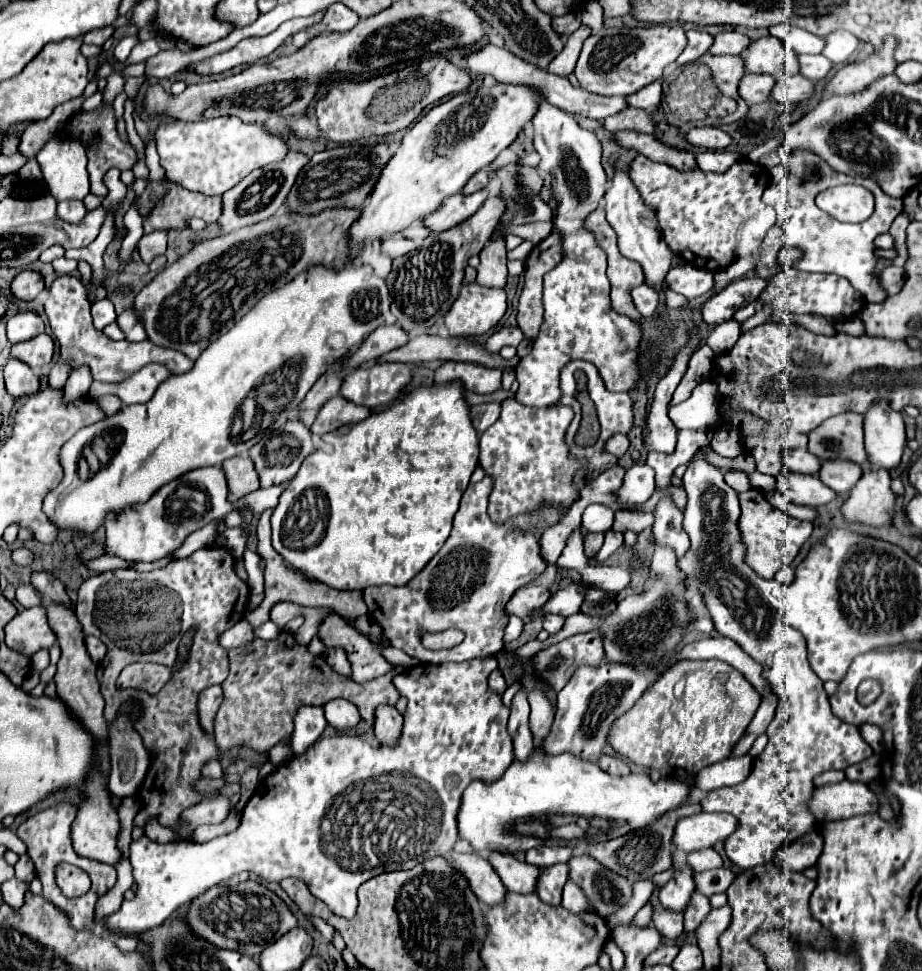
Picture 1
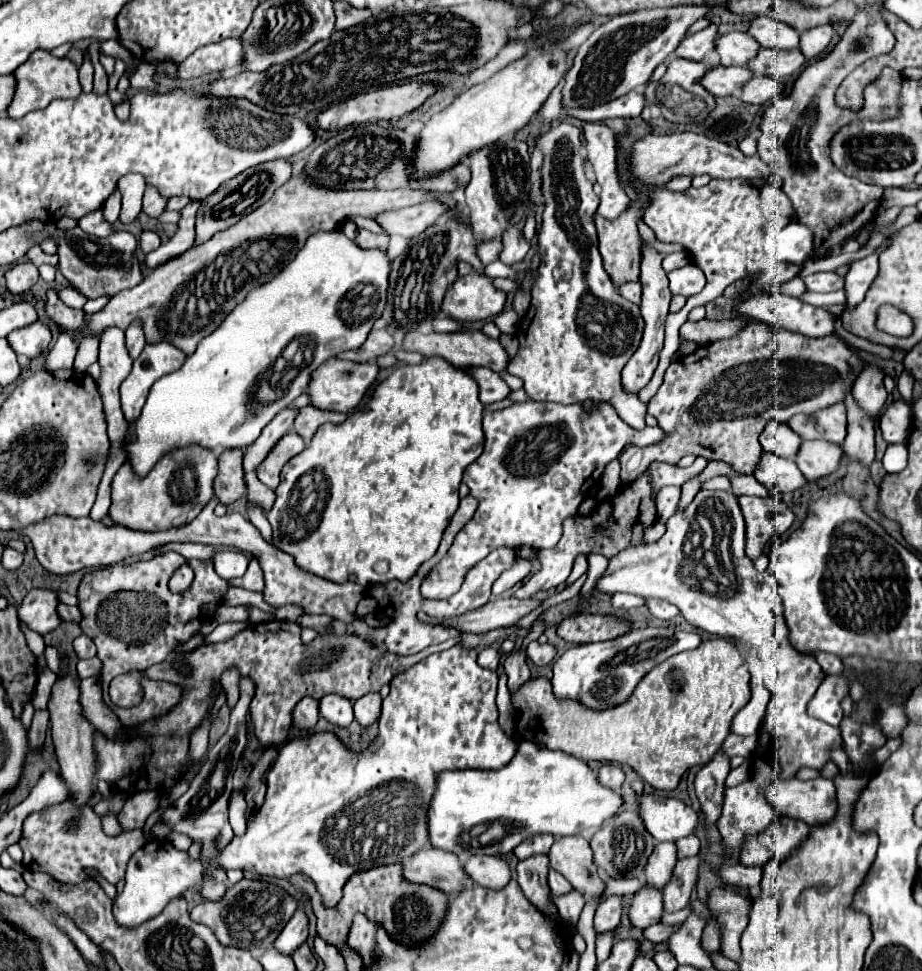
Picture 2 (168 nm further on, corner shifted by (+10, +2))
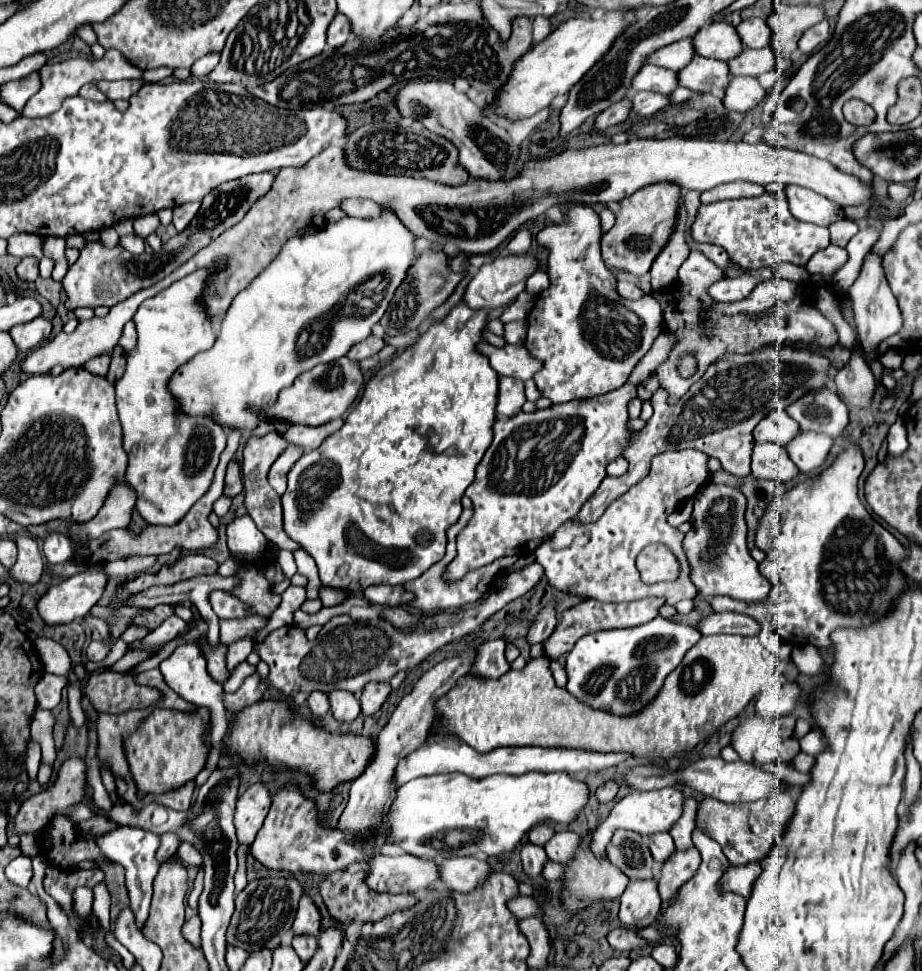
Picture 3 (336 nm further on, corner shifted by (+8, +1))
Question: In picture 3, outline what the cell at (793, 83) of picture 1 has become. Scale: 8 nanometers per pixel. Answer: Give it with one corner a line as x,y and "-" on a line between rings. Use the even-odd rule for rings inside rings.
733,76
725,88
723,104
733,112
747,112
755,108
767,96
765,88
757,78
751,76

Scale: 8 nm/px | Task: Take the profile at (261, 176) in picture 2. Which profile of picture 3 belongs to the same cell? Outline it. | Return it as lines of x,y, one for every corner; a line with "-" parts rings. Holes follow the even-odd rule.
265,172
265,174
243,176
243,178
221,184
219,188
215,188
213,192
209,192
203,198
201,208
199,208
197,216
193,218
193,222
181,234
173,236
167,244
163,244
161,252
155,252
151,256
133,256
127,250
123,250
123,246
105,248
101,242
89,242
81,250
79,260
69,268
69,272
63,280
63,290
67,294
65,308
75,310
75,308
83,308
83,306
87,306
87,308
115,306
121,300
127,300
131,294
157,284
159,280
169,276
175,268
185,264
193,254
197,254
201,248
205,248
213,238
221,236
225,230
229,230
237,222
241,222
243,216
247,214
247,210
251,208
253,200
257,200
265,192
269,192
273,178
275,176
271,172

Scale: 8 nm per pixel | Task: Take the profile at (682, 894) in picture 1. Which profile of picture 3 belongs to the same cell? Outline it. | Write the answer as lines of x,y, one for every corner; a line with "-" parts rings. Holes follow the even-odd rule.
657,832
657,834
653,834
653,836
649,838
649,850
651,850
655,862
663,864
663,862
675,852
675,848
673,848
673,838
671,838
667,832

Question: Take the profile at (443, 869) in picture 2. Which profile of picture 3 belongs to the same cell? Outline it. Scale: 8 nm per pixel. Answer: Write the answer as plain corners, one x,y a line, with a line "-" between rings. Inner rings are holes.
375,854
367,860
369,888
389,894
417,894
439,880
439,870
433,862
421,860
411,854
381,856

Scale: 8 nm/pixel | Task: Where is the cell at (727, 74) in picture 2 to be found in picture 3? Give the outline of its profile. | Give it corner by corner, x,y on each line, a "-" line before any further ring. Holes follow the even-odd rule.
695,56
681,72
679,72
679,86
707,92
713,86
725,88
729,84
729,68
721,60
709,60
703,56

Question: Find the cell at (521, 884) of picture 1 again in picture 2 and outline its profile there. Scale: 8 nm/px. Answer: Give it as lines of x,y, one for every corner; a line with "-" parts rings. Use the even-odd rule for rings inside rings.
471,855
465,861
465,871
475,883
487,889
503,889
511,881
509,863
493,855

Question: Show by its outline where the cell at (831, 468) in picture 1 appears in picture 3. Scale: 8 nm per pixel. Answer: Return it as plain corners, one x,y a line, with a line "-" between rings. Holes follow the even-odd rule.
799,432
789,444
789,458
801,472
811,472
819,468
833,446
833,438
819,432

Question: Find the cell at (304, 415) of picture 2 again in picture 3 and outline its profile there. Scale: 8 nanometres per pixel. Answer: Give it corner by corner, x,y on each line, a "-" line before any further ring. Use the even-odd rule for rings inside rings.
337,418
337,420
331,420
323,426
317,426
317,428
305,428
305,426
289,426
287,432
283,434
283,438
289,442
289,444
297,444
301,446
303,450
315,450
323,444
323,440
327,436
331,436
333,432
337,432
339,428
343,426
343,420

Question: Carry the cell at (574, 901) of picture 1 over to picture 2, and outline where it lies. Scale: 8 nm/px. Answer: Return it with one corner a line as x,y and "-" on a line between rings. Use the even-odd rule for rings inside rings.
549,871
549,887
551,887
551,893
555,897
561,897
561,895
567,895
573,887
571,883
557,871

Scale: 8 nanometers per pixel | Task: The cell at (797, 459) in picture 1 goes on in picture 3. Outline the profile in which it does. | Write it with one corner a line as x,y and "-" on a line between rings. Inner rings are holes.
773,410
761,424
755,426
753,438
755,442
777,442
781,446
787,446
789,440
793,440
799,432
799,424
791,420
791,416
785,410

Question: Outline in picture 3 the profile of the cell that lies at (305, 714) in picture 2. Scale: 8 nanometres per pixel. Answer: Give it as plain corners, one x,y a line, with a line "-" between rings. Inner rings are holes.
313,692
307,702
309,702
309,708
311,708
313,716
317,716
317,718
323,718
329,710
329,698
327,698
325,692

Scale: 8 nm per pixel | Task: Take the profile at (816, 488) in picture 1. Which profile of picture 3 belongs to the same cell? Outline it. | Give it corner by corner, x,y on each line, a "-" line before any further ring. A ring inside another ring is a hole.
755,444
751,454
751,472
755,478
789,482
799,470
791,462
787,450
779,444

